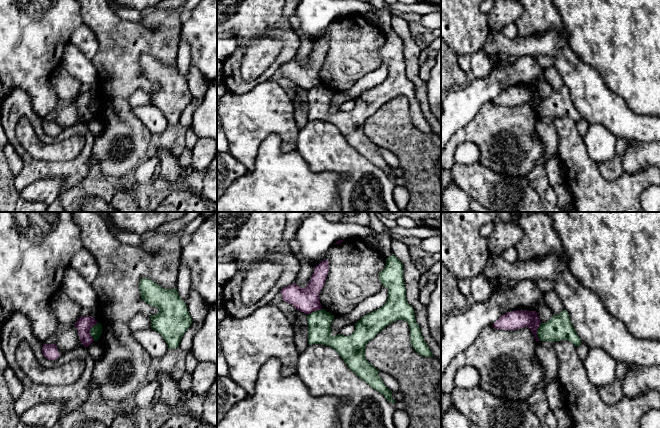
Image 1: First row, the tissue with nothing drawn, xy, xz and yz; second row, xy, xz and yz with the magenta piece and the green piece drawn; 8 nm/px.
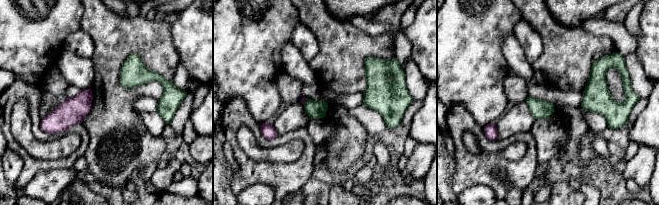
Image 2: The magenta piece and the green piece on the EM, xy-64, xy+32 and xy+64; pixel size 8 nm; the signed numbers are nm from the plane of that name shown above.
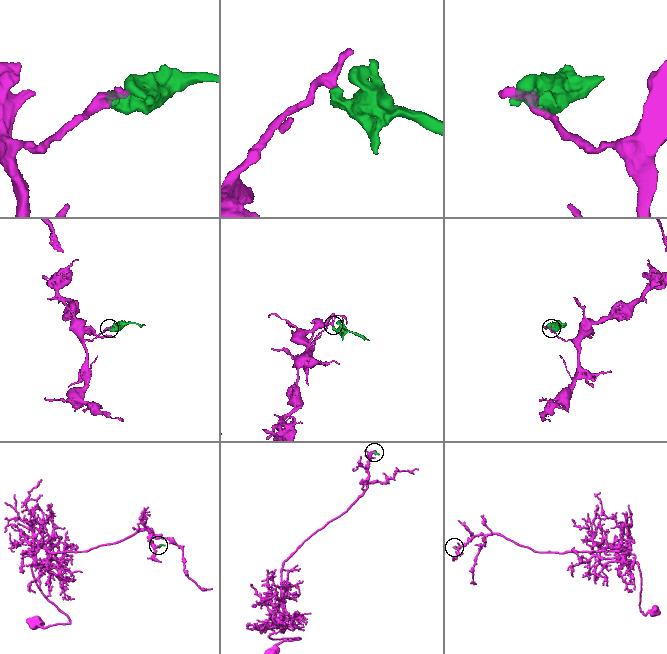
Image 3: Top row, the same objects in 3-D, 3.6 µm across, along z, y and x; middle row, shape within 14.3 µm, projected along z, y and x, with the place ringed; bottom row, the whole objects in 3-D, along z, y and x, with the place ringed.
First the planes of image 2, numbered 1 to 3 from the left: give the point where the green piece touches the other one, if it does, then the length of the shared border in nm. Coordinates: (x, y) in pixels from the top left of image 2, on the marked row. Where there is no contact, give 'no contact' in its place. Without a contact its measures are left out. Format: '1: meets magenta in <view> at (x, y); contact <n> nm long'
1: no contact
2: meets magenta in xy+32 at (304, 102); contact 60 nm long
3: no contact

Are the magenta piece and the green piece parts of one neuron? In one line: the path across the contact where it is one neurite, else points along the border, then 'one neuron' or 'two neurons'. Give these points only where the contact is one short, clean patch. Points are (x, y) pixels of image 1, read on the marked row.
along xy (97, 322), (90, 329), (90, 335), (93, 340) | two neurons

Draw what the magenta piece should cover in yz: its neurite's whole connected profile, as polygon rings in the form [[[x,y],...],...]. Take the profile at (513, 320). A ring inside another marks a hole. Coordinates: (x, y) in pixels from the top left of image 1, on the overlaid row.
[[[515,310],[502,315],[492,326],[503,330],[516,330],[528,327],[538,342],[537,330],[540,324],[541,321],[536,311]]]

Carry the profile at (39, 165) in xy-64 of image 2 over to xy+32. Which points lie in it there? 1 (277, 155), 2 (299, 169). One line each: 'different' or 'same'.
1: different
2: same

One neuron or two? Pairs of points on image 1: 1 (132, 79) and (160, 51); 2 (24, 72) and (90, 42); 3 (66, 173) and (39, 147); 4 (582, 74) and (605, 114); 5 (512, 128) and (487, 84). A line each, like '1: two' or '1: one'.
1: one
2: two
3: two
4: one
5: two

